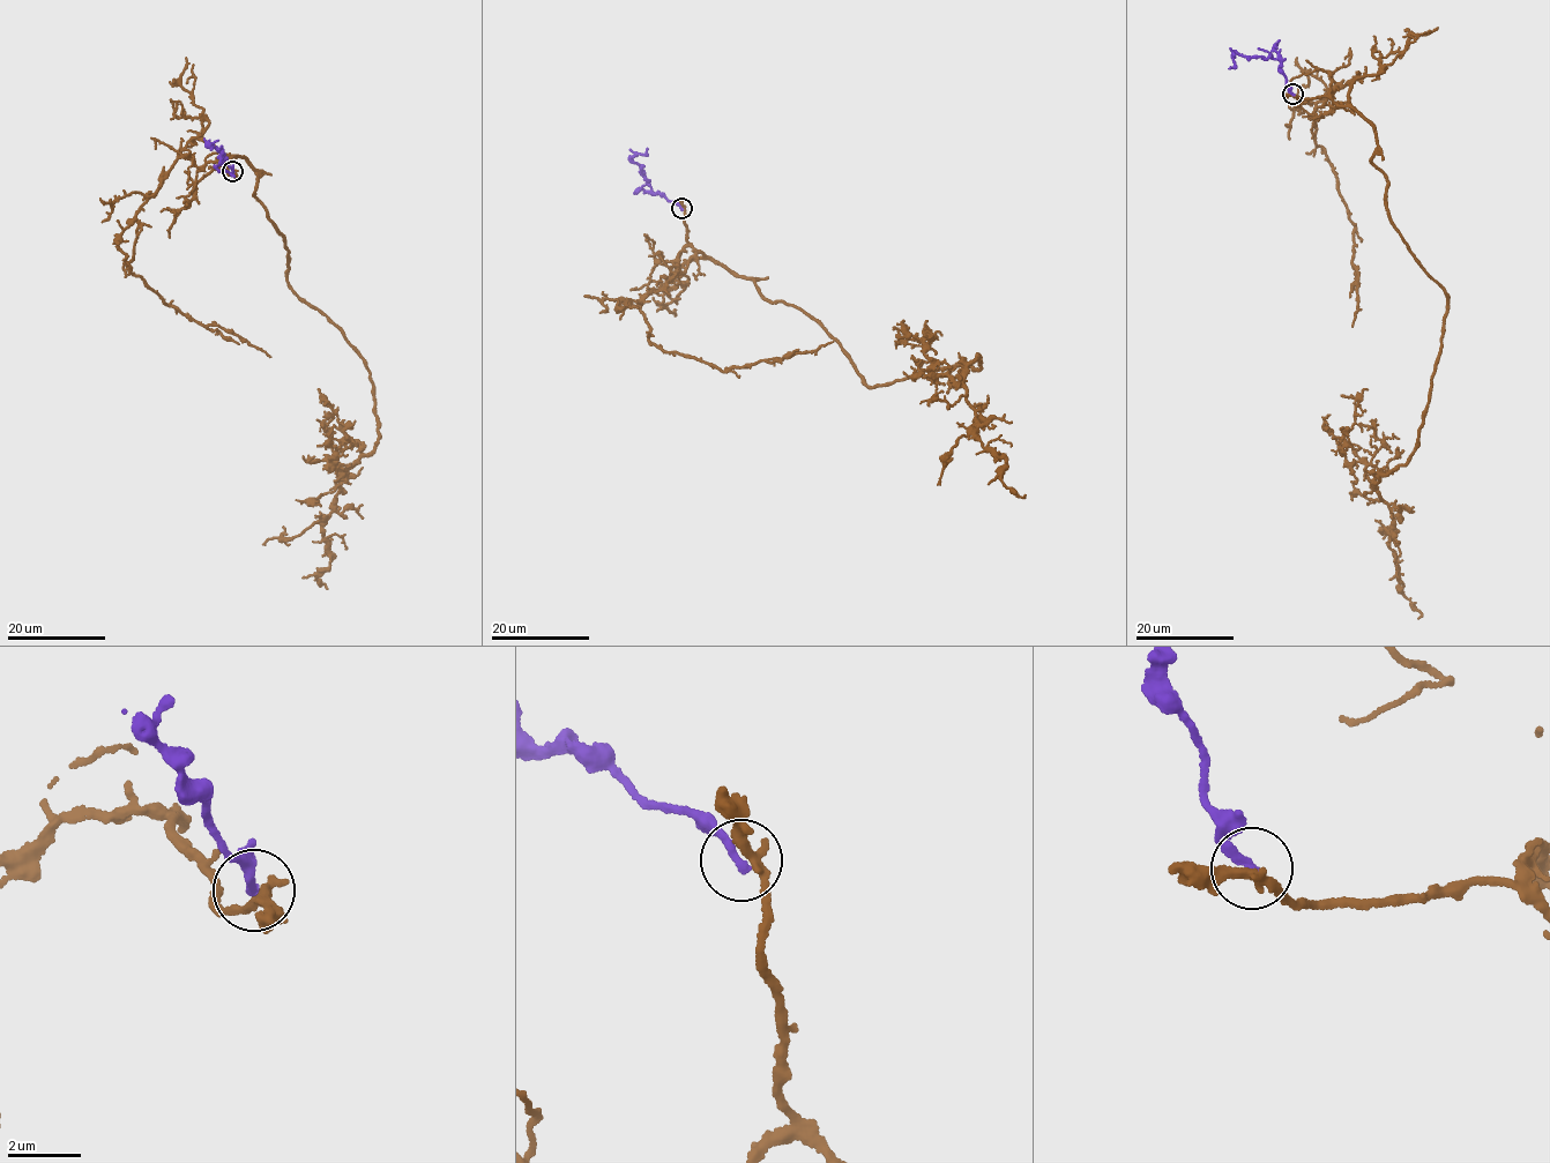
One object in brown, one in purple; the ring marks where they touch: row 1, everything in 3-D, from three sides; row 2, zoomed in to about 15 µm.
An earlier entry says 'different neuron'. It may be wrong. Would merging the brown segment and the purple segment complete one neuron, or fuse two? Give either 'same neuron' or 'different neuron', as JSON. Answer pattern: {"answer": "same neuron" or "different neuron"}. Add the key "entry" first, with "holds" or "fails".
{"entry": "holds", "answer": "different neuron"}

